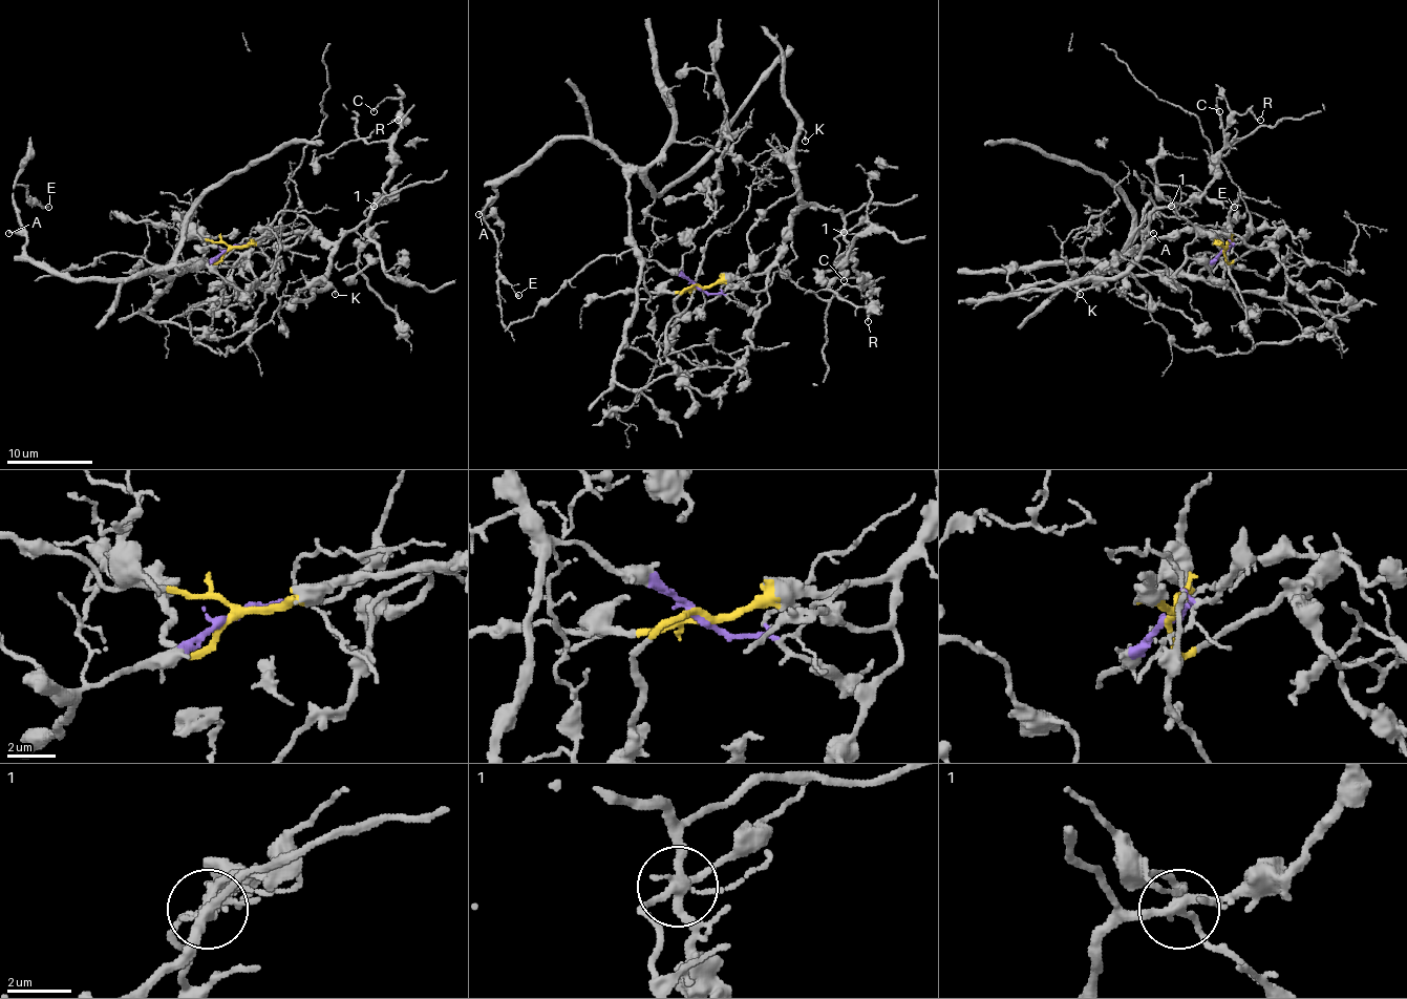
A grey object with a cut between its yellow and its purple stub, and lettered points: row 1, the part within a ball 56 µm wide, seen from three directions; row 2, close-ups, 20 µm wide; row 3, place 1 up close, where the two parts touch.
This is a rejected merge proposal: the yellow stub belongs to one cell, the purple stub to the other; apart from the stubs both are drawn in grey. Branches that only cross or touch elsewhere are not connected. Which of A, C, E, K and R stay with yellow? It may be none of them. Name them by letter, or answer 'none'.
C, K, R

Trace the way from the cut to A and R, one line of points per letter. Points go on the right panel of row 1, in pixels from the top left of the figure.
A: (1227, 249), (1200, 272), (1106, 272), (1078, 279), (1100, 277), (1141, 234), (1153, 234)
R: (1227, 249), (1213, 234), (1168, 234), (1147, 242), (1143, 234), (1157, 208), (1200, 195), (1237, 113), (1260, 120)

